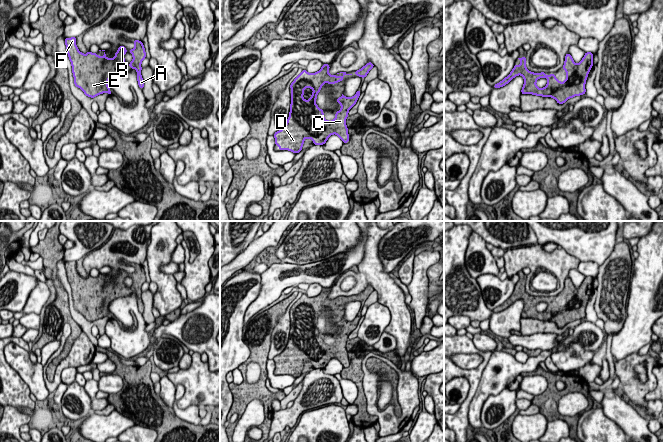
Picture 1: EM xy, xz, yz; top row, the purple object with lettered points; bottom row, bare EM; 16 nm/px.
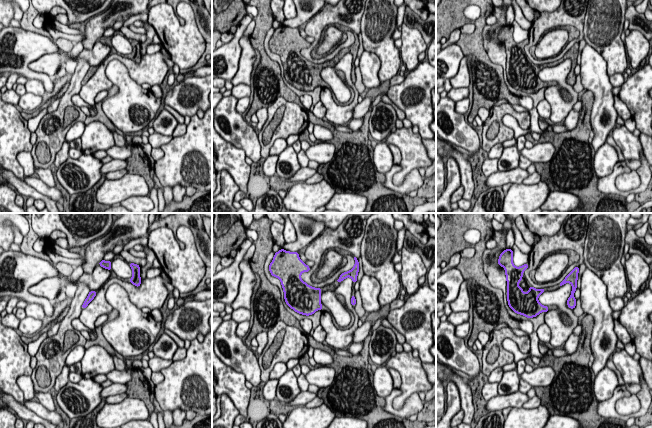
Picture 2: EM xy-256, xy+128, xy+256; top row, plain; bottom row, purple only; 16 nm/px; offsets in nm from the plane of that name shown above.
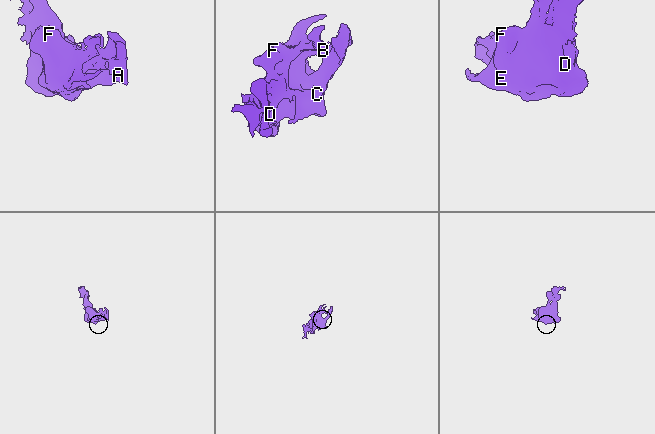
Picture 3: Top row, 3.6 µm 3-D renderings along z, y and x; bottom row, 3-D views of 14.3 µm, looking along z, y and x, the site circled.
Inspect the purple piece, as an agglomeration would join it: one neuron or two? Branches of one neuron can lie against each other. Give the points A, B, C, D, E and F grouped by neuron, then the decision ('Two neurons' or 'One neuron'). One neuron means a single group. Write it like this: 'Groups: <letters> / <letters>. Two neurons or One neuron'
Groups: A B C D E F. One neuron

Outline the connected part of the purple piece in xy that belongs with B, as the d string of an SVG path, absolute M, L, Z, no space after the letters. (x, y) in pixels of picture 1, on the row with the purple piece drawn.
M76 37L65 38L65 45L72 66L75 86L80 88L86 96L91 98L106 92L109 95L112 95L112 92L108 86L108 80L116 74L119 74L120 67L128 67L124 58L124 55L127 52L126 47L119 46L114 58L112 59L107 58L105 52L103 56L98 56L97 53L92 53L90 51L83 54L77 48Z

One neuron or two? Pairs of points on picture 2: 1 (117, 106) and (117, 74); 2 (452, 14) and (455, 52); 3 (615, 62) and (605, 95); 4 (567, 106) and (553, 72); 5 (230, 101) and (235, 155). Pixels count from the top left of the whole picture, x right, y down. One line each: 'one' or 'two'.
1: one
2: two
3: two
4: one
5: two

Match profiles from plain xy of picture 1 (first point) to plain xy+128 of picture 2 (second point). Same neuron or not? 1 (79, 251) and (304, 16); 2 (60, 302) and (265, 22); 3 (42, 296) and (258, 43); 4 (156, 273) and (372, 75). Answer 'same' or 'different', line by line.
1: same
2: same
3: different
4: different

